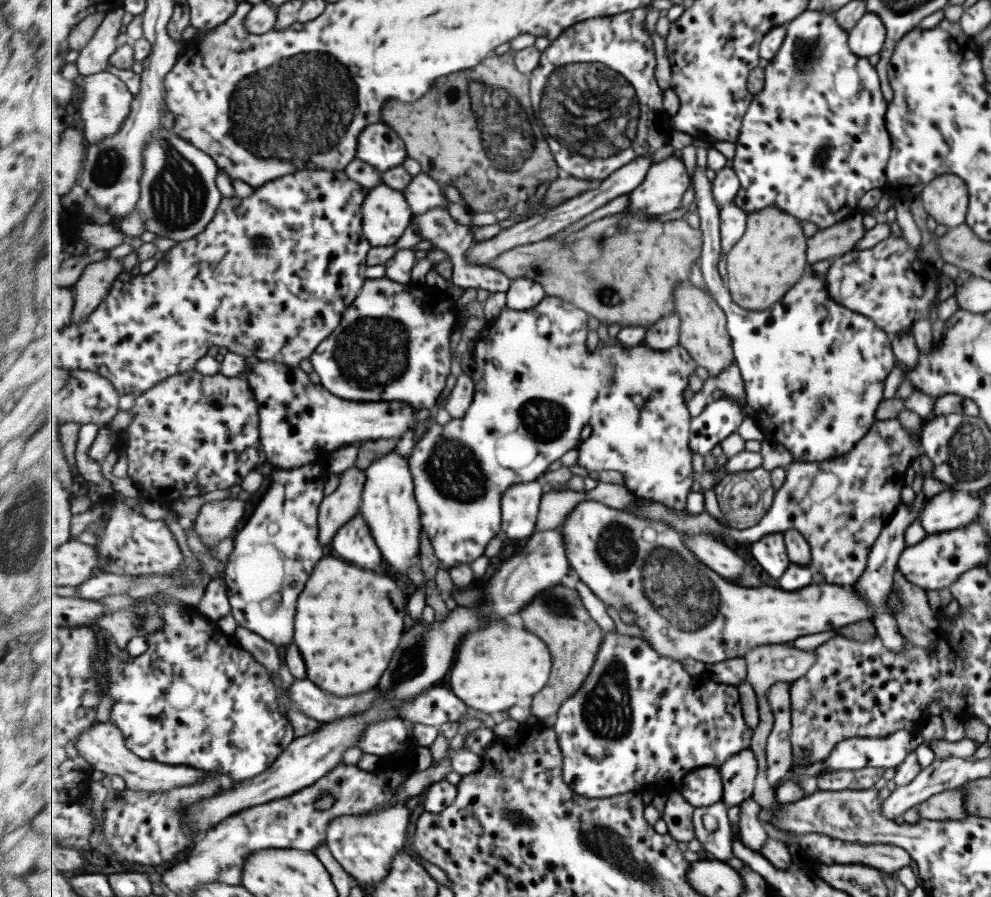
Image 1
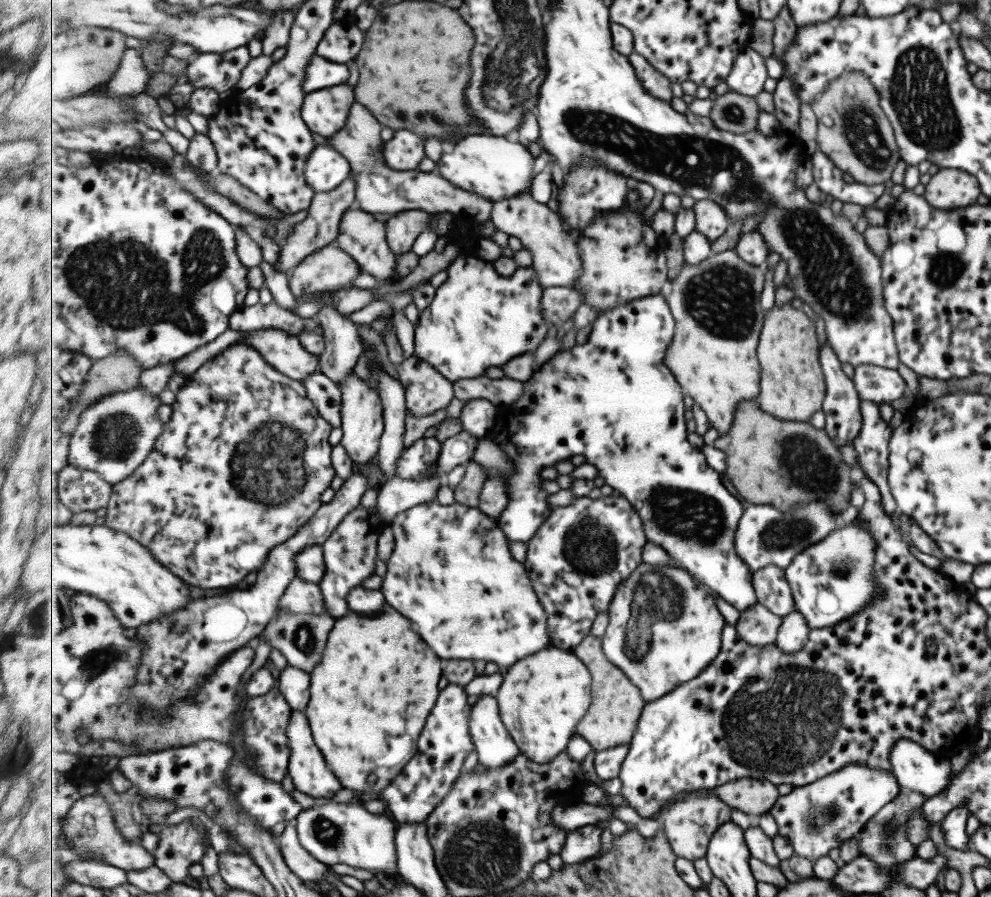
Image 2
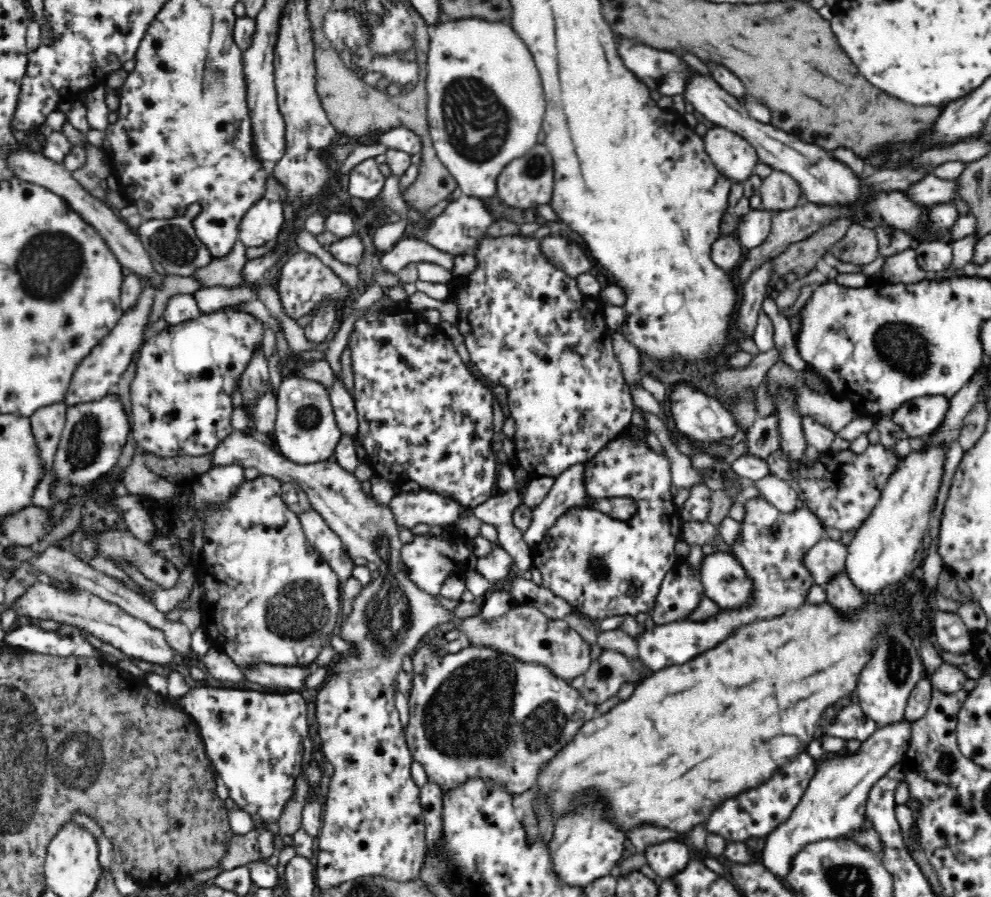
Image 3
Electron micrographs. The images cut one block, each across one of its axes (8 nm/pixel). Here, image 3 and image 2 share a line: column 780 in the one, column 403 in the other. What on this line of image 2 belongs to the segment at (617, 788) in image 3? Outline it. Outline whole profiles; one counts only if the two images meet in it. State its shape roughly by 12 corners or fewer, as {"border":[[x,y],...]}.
{"border":[[389,603],[336,619],[305,712],[343,788],[417,754],[445,660]]}

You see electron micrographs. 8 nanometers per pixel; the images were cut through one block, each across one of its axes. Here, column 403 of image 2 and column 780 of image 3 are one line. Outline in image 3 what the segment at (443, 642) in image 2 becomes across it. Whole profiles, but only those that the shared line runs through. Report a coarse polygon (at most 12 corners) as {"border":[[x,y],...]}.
{"border":[[748,499],[735,559],[754,600],[633,636],[652,671],[684,665],[742,624],[790,613],[814,584],[810,510]]}

